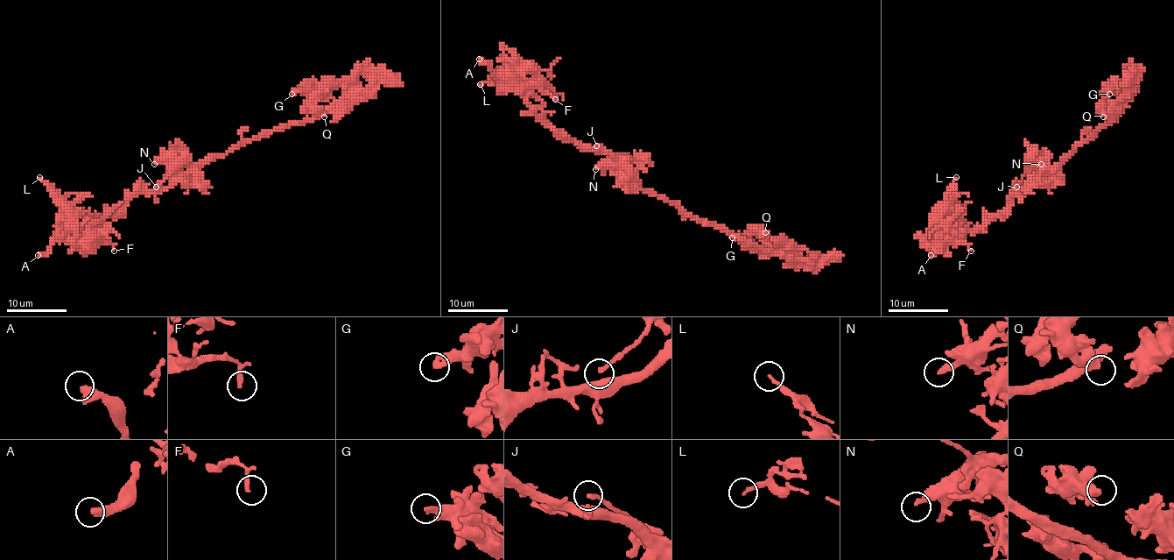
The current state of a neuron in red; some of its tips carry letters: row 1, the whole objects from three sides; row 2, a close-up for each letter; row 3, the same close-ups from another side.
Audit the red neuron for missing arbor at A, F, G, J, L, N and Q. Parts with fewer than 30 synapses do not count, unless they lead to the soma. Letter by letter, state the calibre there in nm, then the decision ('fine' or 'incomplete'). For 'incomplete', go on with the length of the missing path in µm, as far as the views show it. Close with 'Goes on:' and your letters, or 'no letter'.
A: calibre 460 nm; incomplete; missing 45 µm
F: calibre 160 nm; fine
G: calibre 320 nm; fine
J: calibre 150 nm; fine
L: calibre 160 nm; fine
N: calibre 240 nm; fine
Q: calibre 480 nm; fine
Goes on: A

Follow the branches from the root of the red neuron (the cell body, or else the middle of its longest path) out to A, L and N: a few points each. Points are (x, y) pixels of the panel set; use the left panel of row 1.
A: (196, 166), (165, 189), (139, 193), (94, 225), (69, 236), (57, 234), (52, 244), (38, 255)
L: (196, 166), (167, 187), (139, 193), (94, 225), (80, 230), (69, 228), (60, 219), (60, 200), (39, 177)
N: (196, 166), (193, 168), (188, 167), (188, 157), (179, 149), (171, 151), (154, 164)

